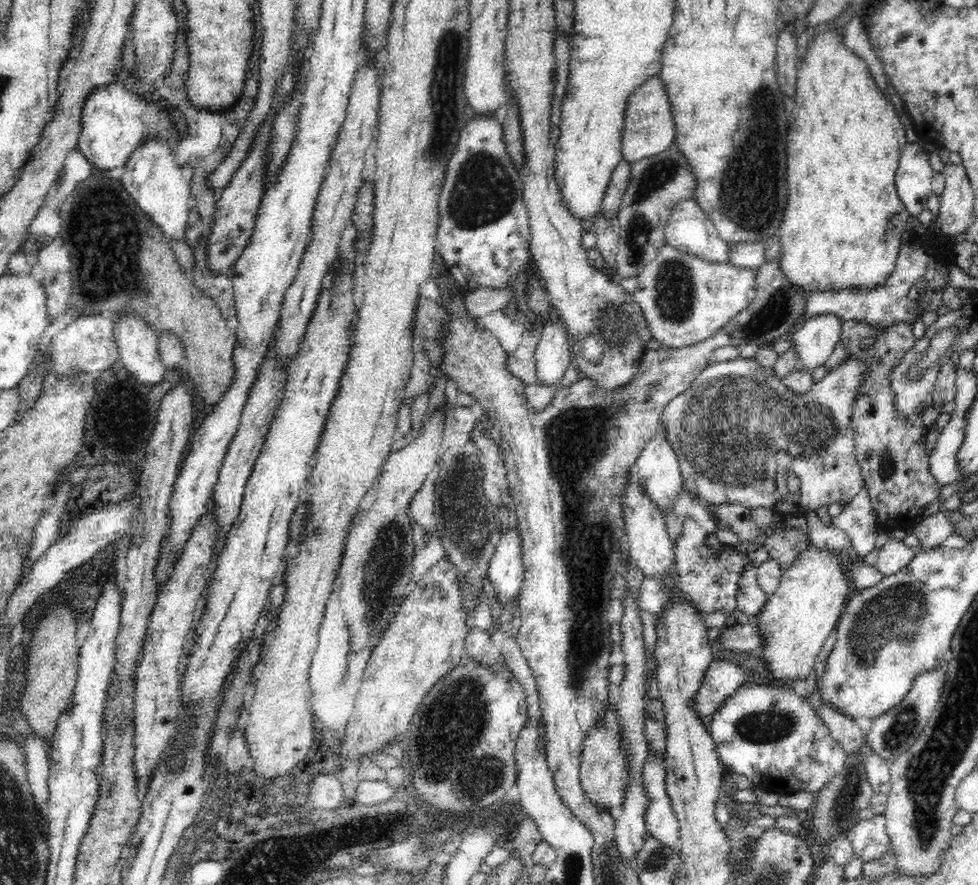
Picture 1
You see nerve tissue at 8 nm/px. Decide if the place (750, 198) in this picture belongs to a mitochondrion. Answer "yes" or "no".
yes

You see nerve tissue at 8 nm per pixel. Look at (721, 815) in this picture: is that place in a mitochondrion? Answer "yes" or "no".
no

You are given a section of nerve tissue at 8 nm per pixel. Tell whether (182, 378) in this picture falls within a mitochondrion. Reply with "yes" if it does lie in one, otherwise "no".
no

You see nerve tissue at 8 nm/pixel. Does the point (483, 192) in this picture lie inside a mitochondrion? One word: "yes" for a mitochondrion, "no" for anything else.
yes

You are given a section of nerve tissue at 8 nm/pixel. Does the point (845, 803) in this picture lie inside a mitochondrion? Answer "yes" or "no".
yes

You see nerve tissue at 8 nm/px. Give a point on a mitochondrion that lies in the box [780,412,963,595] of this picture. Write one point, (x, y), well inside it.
(886, 460)

